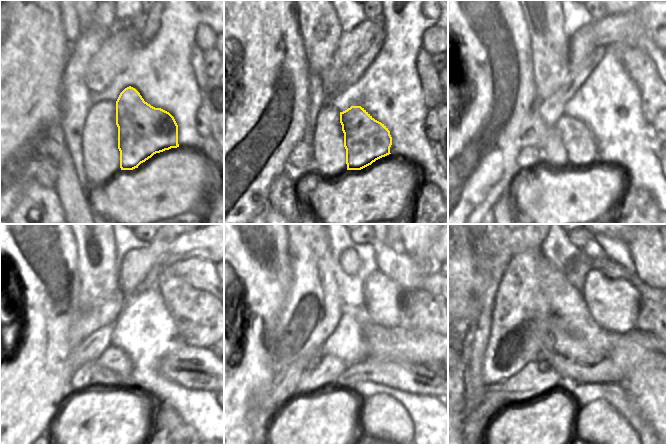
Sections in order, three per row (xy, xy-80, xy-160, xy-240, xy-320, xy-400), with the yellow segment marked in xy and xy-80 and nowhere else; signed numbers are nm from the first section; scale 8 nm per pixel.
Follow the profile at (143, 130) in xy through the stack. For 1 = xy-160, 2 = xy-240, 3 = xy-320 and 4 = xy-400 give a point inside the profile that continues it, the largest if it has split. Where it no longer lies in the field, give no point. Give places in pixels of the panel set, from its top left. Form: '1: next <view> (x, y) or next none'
1: next xy-160 (580, 144)
2: next xy-240 (114, 359)
3: next xy-320 (330, 367)
4: next xy-400 (529, 383)

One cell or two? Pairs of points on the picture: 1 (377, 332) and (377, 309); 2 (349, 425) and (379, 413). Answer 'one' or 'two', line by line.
1: two
2: two

